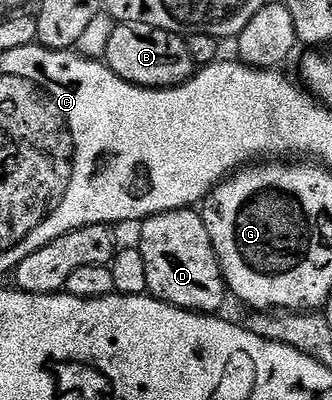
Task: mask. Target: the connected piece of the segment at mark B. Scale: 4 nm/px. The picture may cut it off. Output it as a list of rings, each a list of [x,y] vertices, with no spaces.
[[[117,23],[103,54],[109,70],[139,88],[173,88],[186,83],[198,65],[190,58],[187,39],[181,33],[167,32],[158,26]]]

